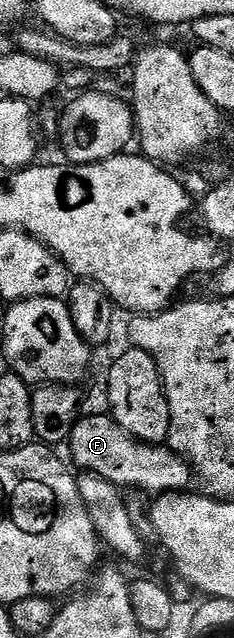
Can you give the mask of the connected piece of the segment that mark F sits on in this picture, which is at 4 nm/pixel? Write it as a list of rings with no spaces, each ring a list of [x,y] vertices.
[[[108,414],[82,415],[72,432],[68,433],[67,440],[69,452],[73,455],[72,463],[77,463],[82,473],[107,478],[107,482],[116,484],[122,490],[140,490],[150,494],[183,492],[195,480],[192,468],[178,452],[168,446],[137,440]]]

